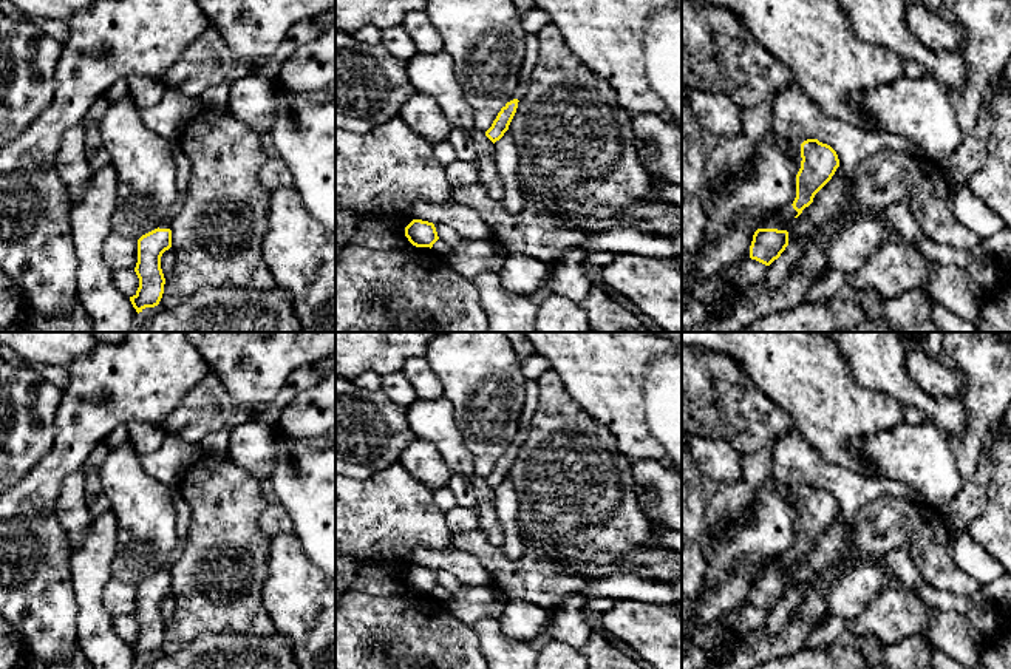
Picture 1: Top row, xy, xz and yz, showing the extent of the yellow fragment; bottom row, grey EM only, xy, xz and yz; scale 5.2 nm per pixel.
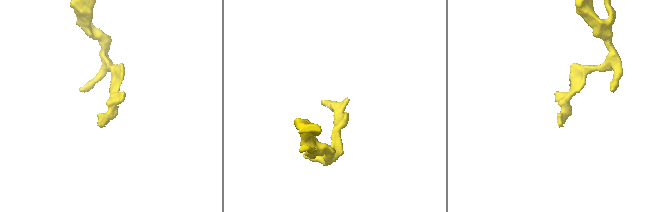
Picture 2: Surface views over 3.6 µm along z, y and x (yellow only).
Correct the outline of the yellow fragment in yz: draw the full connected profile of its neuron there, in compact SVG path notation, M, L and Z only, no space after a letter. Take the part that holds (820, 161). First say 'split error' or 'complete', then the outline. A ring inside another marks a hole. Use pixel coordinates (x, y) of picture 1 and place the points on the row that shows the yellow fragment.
split error; M807 139L801 144L801 158L795 201L762 222L753 235L750 258L765 266L778 260L788 246L785 226L813 202L815 195L832 179L839 167L836 151L818 139Z

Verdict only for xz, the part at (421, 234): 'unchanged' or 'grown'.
unchanged

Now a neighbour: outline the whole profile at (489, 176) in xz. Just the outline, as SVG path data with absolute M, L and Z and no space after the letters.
M478 155L475 159L479 170L479 184L482 184L490 198L502 199L502 181L499 178L493 155Z

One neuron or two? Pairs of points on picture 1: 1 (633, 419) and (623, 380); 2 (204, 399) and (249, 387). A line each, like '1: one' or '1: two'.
1: one
2: two

